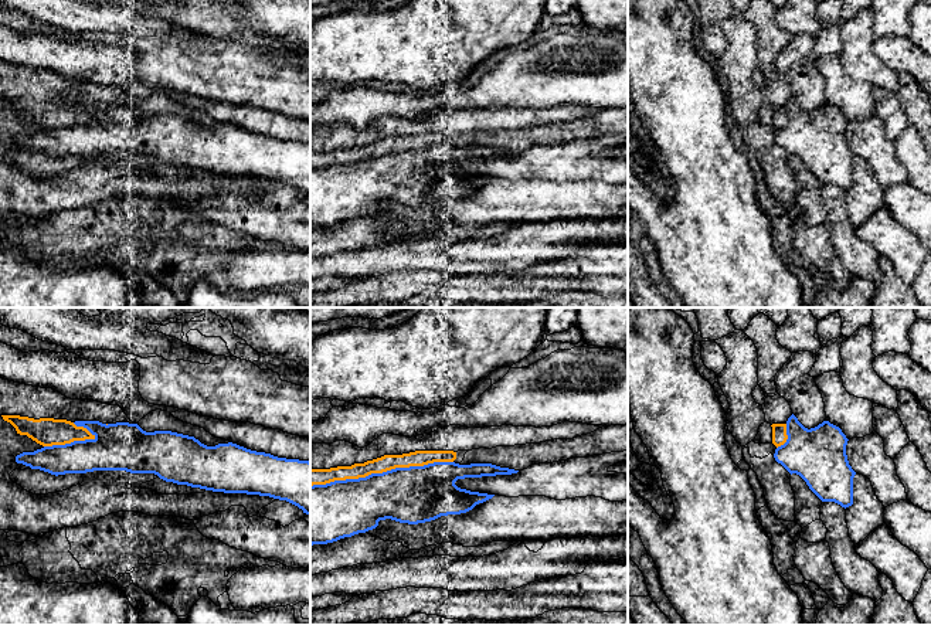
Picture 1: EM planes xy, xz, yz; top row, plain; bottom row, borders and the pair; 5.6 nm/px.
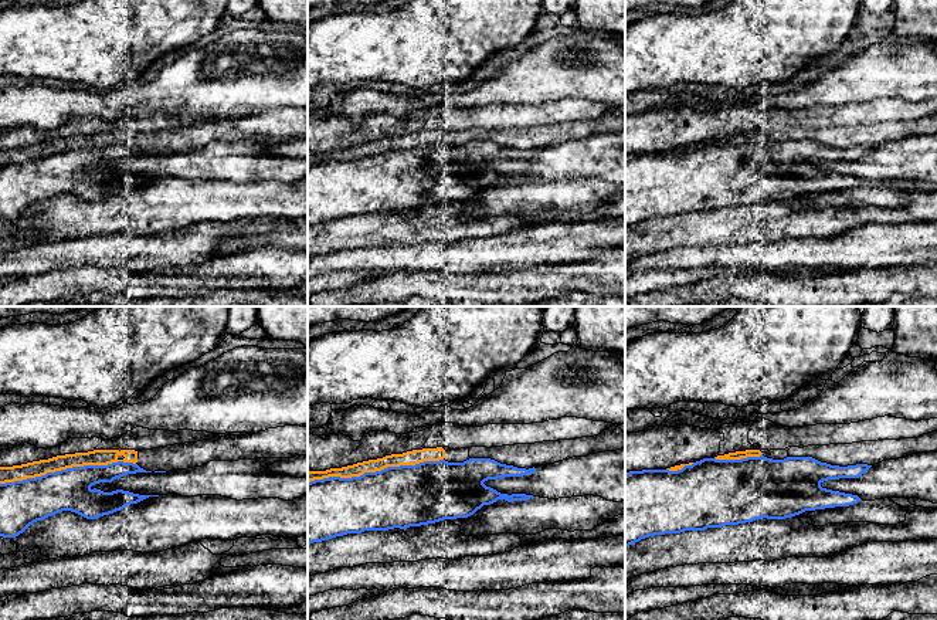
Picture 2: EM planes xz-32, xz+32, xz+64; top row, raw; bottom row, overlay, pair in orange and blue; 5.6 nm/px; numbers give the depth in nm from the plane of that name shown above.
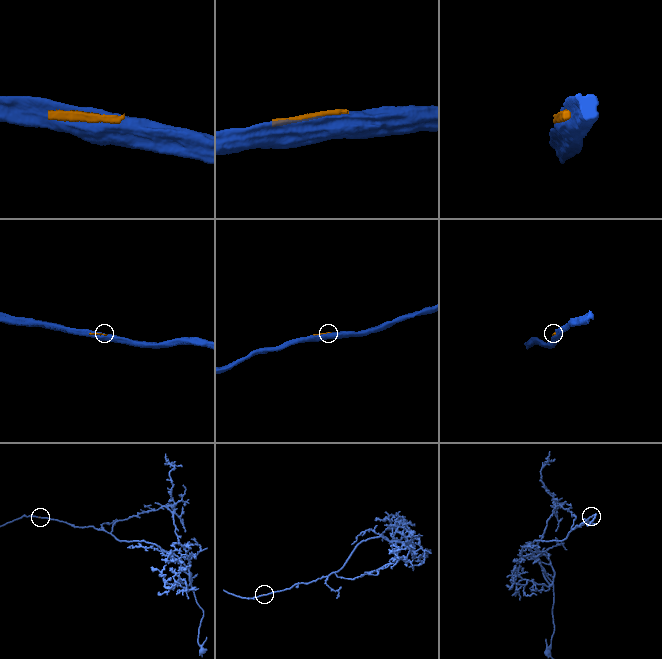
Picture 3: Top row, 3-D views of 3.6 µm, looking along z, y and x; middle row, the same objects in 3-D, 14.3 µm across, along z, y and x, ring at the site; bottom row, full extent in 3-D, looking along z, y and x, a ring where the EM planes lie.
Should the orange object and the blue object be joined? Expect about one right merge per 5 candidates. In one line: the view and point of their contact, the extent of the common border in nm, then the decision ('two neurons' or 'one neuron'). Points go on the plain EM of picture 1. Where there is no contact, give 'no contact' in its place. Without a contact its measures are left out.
xz (381, 155) | 800 nm | two neurons

